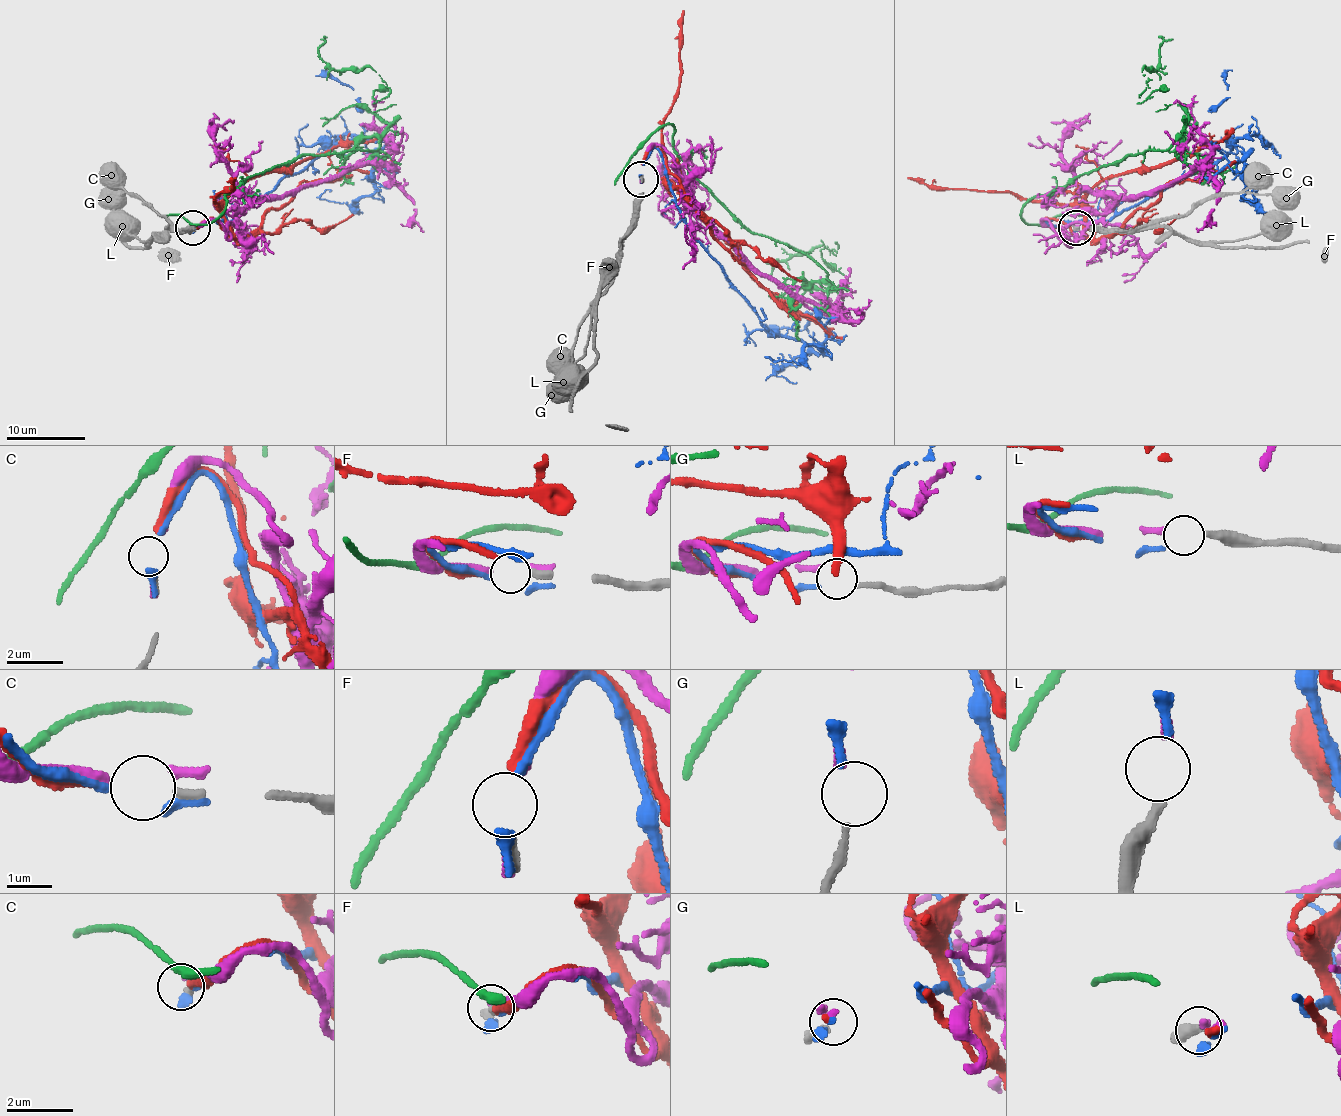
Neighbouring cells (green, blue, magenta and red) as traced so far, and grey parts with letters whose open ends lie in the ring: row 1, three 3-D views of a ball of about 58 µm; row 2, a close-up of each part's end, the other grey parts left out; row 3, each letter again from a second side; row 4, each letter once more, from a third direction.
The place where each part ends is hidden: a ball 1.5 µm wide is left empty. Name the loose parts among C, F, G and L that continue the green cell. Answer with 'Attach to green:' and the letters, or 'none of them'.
Attach to green: none of them

